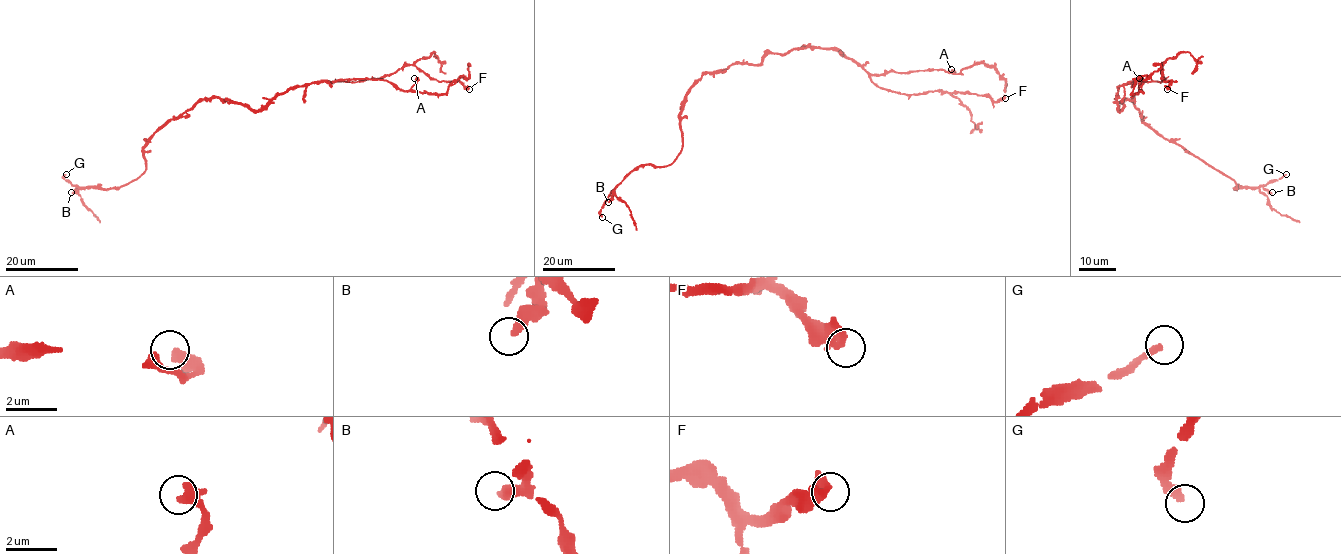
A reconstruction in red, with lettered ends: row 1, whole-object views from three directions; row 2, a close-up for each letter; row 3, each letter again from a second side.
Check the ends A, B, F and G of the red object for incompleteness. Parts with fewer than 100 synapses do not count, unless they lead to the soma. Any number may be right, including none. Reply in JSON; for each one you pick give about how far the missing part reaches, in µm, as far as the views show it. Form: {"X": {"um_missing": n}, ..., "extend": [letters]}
{"G": {"um_missing": 250}, "extend": ["G"]}

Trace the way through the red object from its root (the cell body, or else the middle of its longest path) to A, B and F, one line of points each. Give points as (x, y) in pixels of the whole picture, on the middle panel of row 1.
A: (760, 63), (770, 53), (818, 47), (841, 50), (872, 74), (934, 69), (954, 73), (951, 69)
B: (760, 63), (732, 63), (707, 71), (685, 98), (677, 158), (665, 166), (636, 167), (608, 202)
F: (760, 63), (770, 53), (832, 48), (853, 59), (879, 87), (893, 91), (967, 92), (994, 101), (1005, 98)

